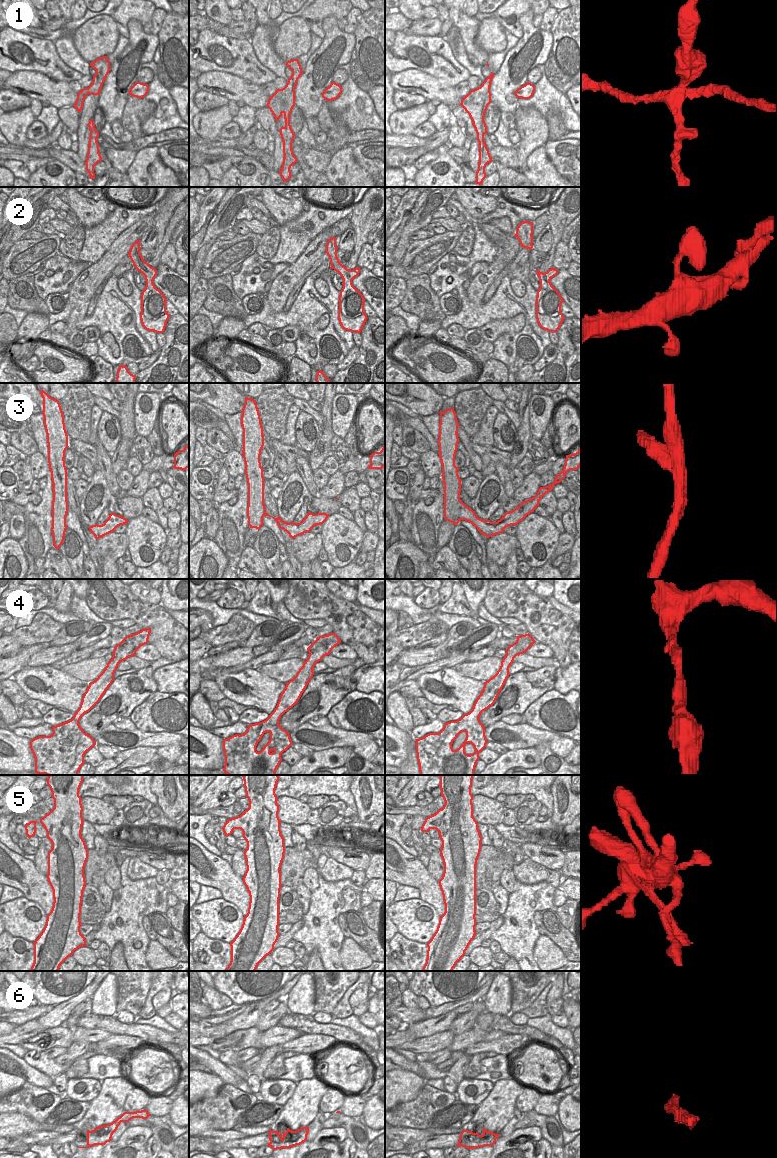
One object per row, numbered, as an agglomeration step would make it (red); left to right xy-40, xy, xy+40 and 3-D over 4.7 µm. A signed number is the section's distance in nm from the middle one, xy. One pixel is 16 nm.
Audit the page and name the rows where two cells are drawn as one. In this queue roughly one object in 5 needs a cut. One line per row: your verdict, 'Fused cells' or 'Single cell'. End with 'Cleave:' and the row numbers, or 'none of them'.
1: Fused cells
2: Single cell
3: Fused cells
4: Single cell
5: Single cell
6: Single cell
Cleave: 1, 3

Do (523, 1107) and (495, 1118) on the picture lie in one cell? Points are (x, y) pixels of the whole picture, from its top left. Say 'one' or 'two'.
two

